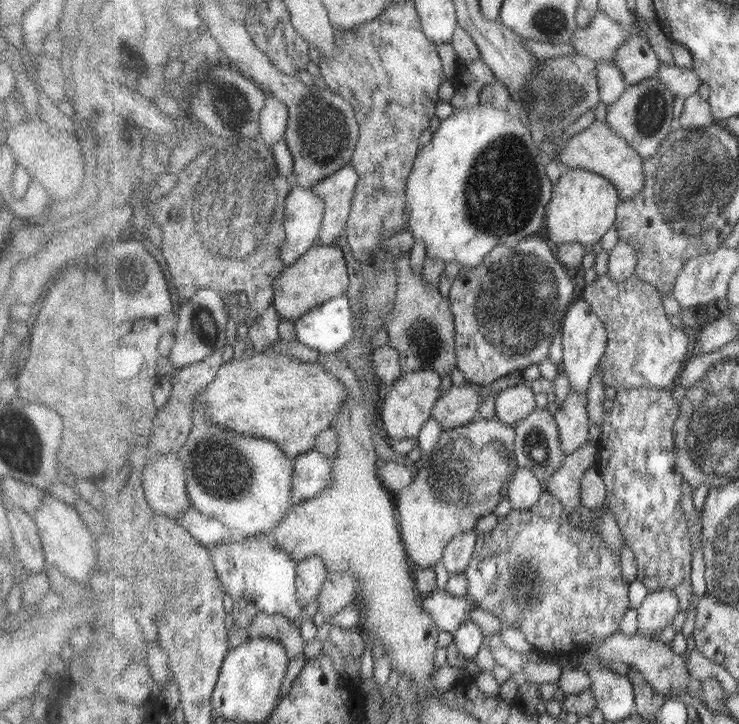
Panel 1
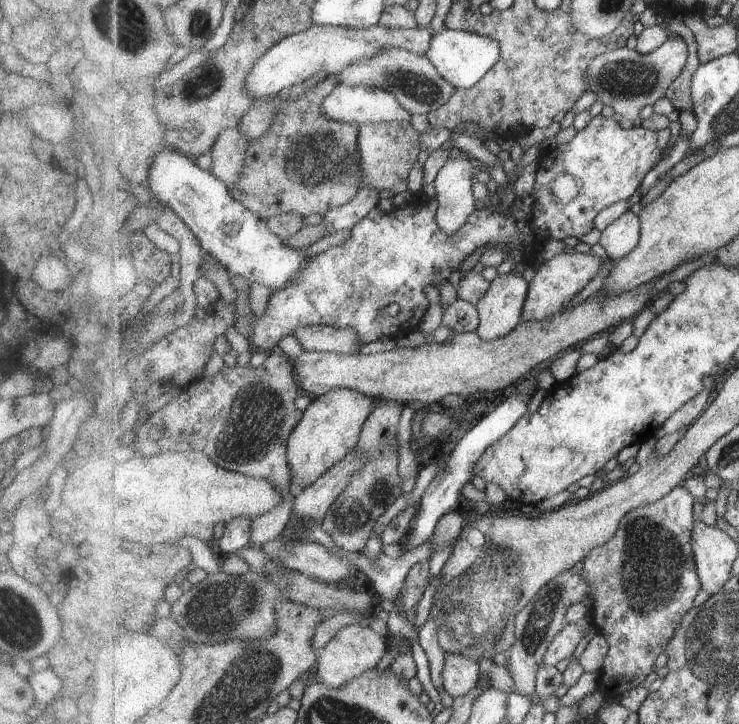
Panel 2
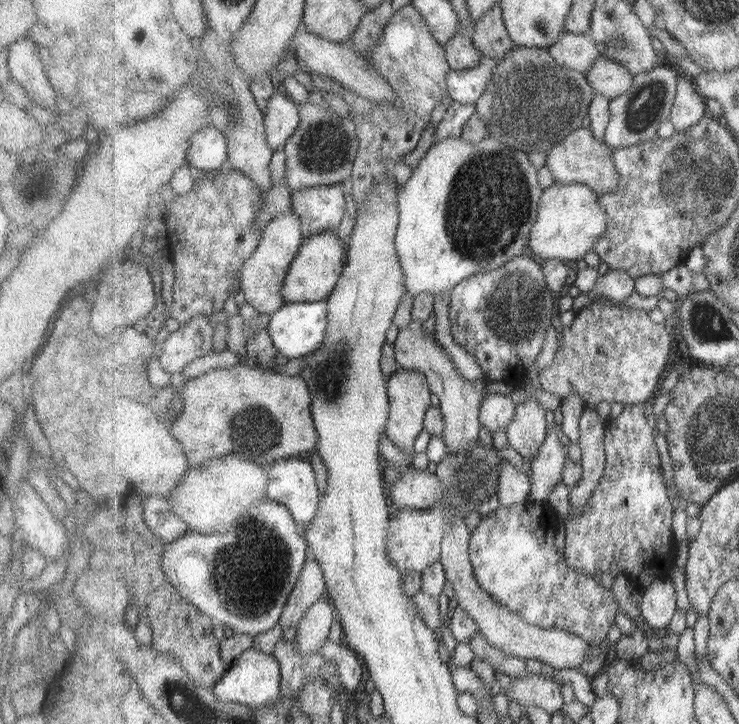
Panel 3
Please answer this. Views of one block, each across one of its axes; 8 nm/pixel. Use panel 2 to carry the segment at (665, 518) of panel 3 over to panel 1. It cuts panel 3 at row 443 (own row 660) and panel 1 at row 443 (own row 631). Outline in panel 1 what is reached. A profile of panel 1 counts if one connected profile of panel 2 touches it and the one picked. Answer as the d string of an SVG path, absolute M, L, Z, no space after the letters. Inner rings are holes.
M635 387L617 391L612 402L612 409L605 412L602 421L602 433L597 445L597 467L607 485L607 502L595 509L595 518L588 526L581 526L589 533L601 532L601 514L607 508L615 518L623 538L633 551L637 561L637 580L641 581L648 592L671 589L680 598L682 612L691 608L691 602L699 599L695 596L691 582L691 534L689 520L681 508L681 498L685 491L683 473L677 464L677 444L674 427L682 416L680 402L675 400L672 389Z

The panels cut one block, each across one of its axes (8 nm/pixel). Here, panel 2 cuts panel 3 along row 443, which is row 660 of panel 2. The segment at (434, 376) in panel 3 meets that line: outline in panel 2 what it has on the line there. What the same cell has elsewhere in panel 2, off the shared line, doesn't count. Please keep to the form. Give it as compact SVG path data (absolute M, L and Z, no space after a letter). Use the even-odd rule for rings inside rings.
M446 654L444 687L453 698L465 696L475 690L481 673L480 661L471 660L461 654Z

